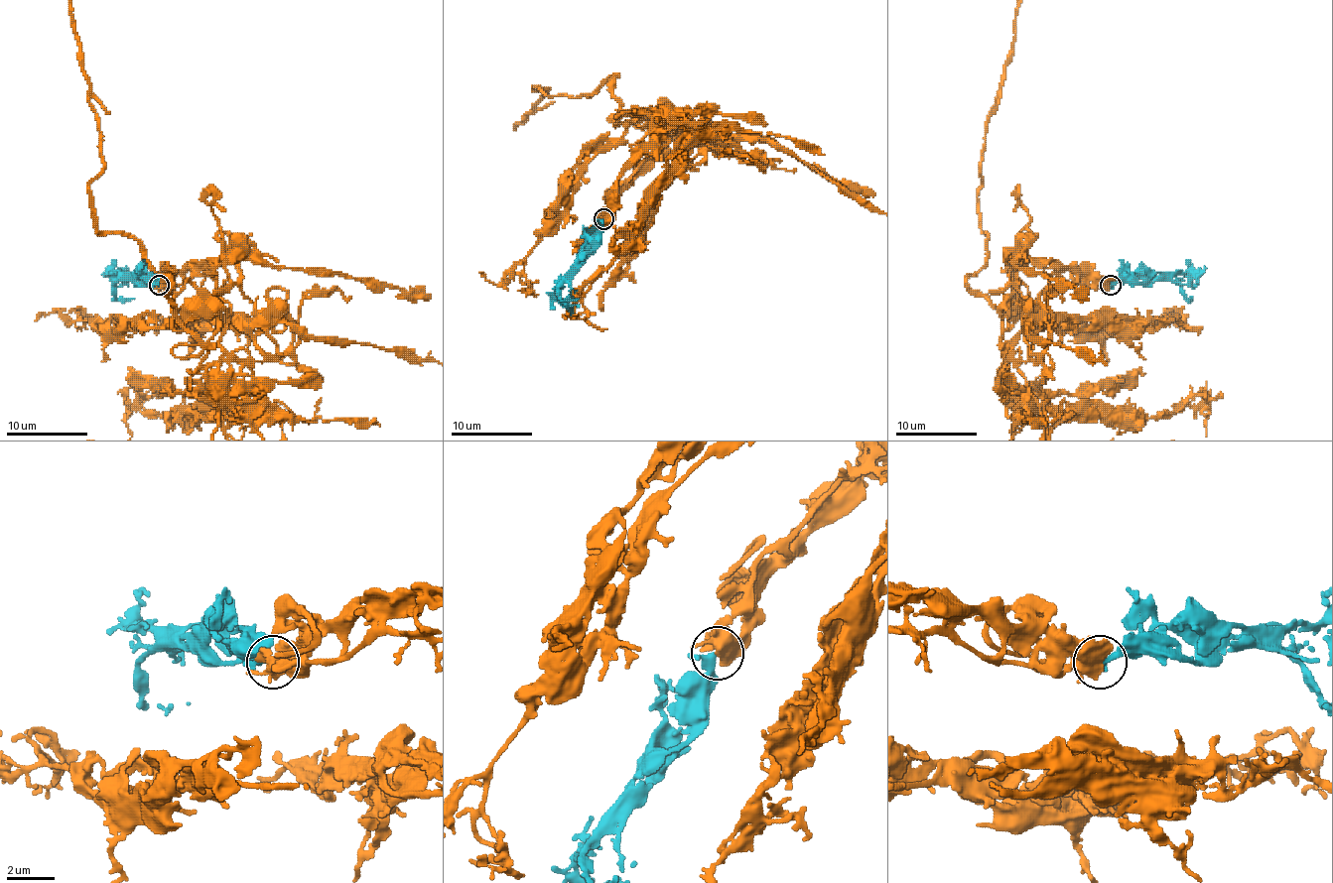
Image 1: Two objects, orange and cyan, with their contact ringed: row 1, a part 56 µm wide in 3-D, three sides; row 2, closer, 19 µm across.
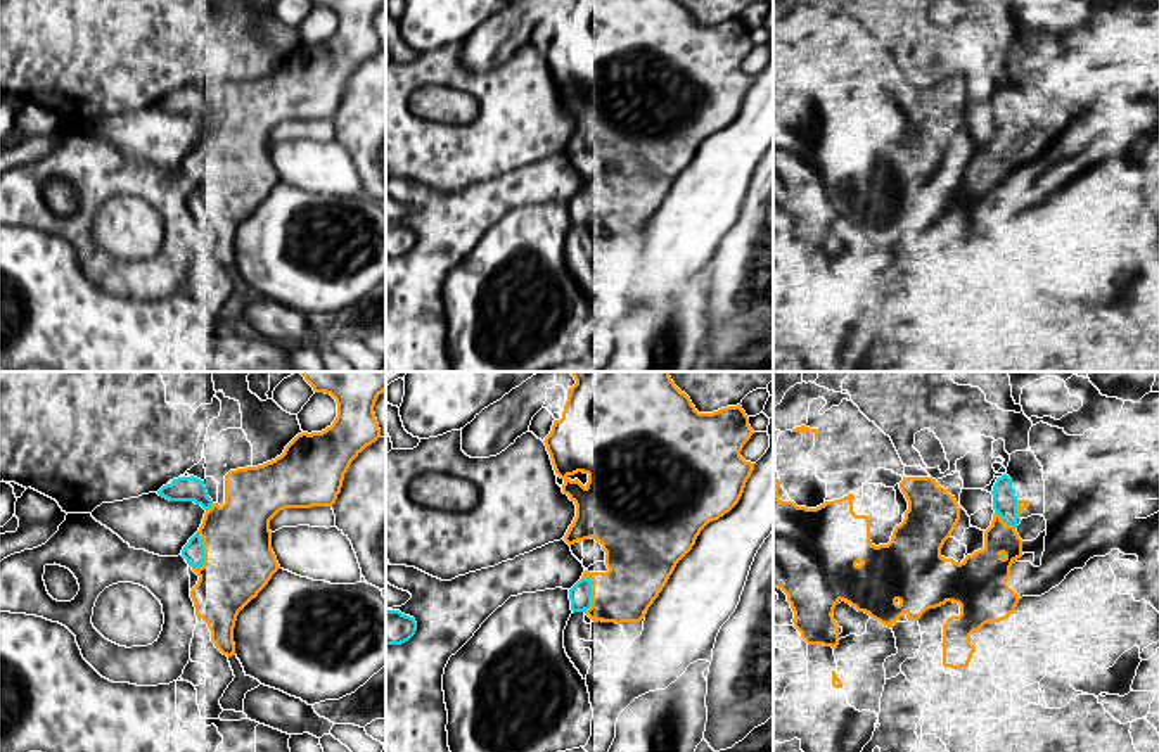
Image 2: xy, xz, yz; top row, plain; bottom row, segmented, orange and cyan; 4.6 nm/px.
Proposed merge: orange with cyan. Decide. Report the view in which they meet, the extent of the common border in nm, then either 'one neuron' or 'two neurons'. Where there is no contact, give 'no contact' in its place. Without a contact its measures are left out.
meets orange in xy; contact 180 nm long; one neuron

